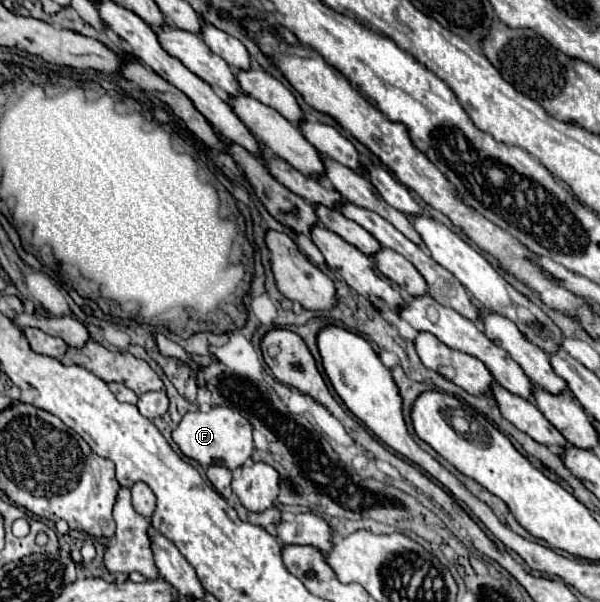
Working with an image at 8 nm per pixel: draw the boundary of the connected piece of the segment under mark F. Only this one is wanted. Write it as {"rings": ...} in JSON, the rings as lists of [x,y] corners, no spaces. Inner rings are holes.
{"rings":[[[216,406],[208,412],[188,412],[188,416],[184,416],[180,426],[174,430],[172,438],[184,456],[200,462],[202,466],[212,464],[212,460],[222,460],[218,464],[234,470],[242,466],[244,460],[250,458],[254,452],[252,424],[240,412],[226,406]]]}

